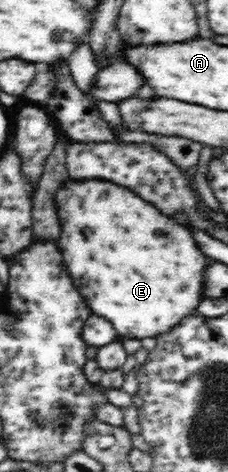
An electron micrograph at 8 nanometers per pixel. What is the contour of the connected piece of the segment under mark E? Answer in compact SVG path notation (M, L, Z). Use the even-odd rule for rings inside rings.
M73 180L66 181L58 191L56 191L56 206L58 206L58 219L62 223L62 233L60 233L60 239L58 239L58 245L60 245L60 251L62 251L62 257L64 257L64 265L68 269L68 275L72 277L72 283L76 285L76 289L80 289L80 295L84 299L88 299L88 307L92 309L92 313L104 317L106 321L110 321L114 325L114 329L122 335L122 337L128 337L128 339L144 339L144 337L156 337L160 333L166 333L170 327L174 327L176 323L180 323L186 315L194 313L198 303L200 303L200 289L202 289L202 273L204 273L204 267L208 263L208 259L198 251L198 247L194 245L192 241L192 235L176 225L174 221L168 221L166 215L162 215L160 211L154 205L146 203L146 201L140 199L136 193L129 191L127 188L120 185L112 184L108 181L101 180ZM100 221L102 221L102 265L100 265Z

